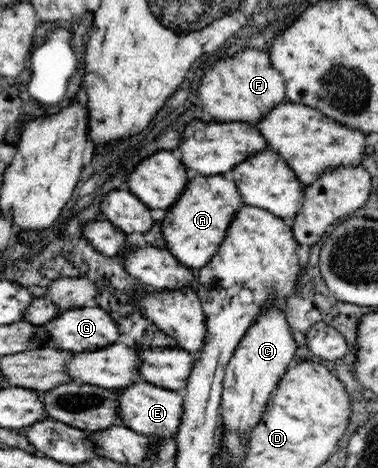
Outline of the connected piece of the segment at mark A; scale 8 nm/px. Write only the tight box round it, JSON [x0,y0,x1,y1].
[161,174,244,272]

